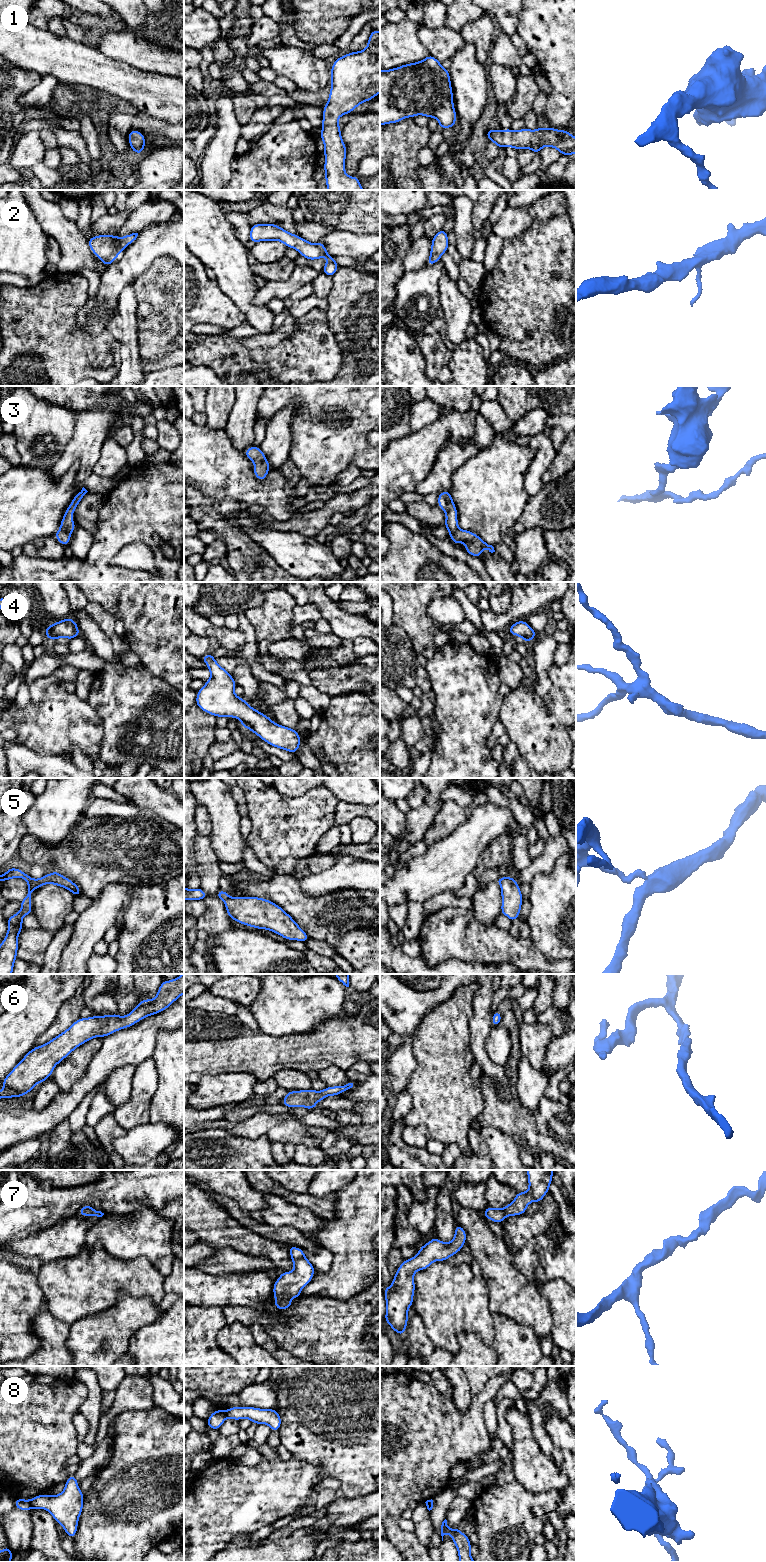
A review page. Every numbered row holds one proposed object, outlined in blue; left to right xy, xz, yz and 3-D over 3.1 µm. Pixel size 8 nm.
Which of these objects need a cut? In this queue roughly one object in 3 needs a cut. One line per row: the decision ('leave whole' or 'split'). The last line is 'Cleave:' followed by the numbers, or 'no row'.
1: leave whole
2: leave whole
3: leave whole
4: leave whole
5: split
6: leave whole
7: leave whole
8: split
Cleave: 5, 8

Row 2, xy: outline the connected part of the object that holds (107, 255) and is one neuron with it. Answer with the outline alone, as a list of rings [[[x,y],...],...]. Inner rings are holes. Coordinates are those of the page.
[[[138,233],[128,234],[122,238],[119,238],[117,235],[103,234],[88,238],[88,244],[93,254],[103,264],[109,266],[129,244],[136,240],[137,236]]]

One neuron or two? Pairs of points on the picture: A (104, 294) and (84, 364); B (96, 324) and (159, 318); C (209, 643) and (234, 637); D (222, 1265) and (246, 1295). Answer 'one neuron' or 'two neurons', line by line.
A: two neurons
B: two neurons
C: two neurons
D: two neurons

